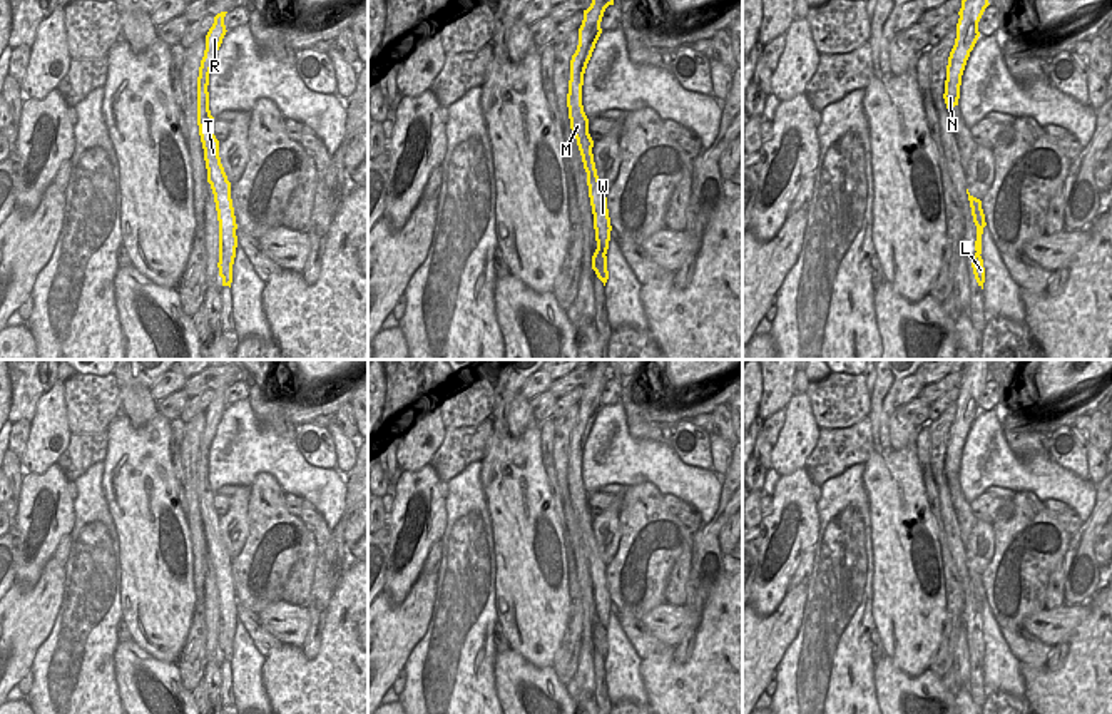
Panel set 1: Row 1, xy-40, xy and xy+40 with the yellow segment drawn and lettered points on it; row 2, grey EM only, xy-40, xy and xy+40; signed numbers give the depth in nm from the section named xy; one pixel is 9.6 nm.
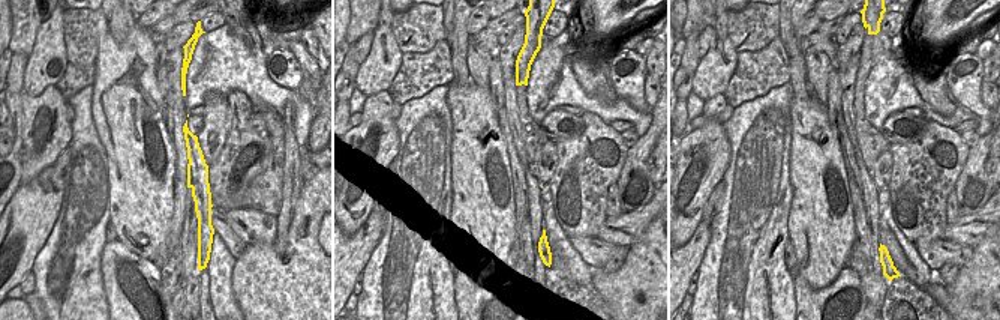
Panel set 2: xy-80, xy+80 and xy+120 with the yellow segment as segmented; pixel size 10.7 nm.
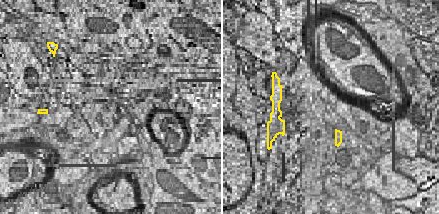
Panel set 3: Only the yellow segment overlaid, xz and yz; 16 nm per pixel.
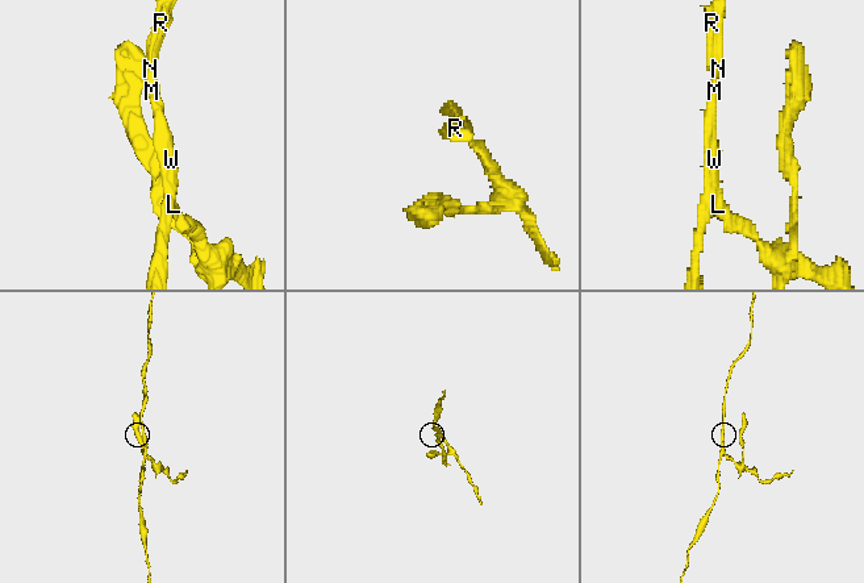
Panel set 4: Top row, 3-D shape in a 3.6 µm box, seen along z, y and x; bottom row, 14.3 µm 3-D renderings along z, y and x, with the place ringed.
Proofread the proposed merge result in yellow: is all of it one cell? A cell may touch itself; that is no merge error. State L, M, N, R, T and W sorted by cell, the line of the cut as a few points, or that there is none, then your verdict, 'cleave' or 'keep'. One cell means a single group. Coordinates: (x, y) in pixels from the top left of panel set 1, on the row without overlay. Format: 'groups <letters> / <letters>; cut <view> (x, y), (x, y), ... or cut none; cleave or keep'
groups L / M N R T W; cut xy (597, 622), (606, 627); cleave

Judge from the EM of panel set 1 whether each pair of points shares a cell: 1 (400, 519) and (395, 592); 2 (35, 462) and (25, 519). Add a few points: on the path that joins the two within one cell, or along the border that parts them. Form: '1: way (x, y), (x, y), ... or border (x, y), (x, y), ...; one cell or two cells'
1: way (395, 537), (388, 566), (395, 574); one cell
2: border (56, 462), (40, 474), (25, 474); two cells

